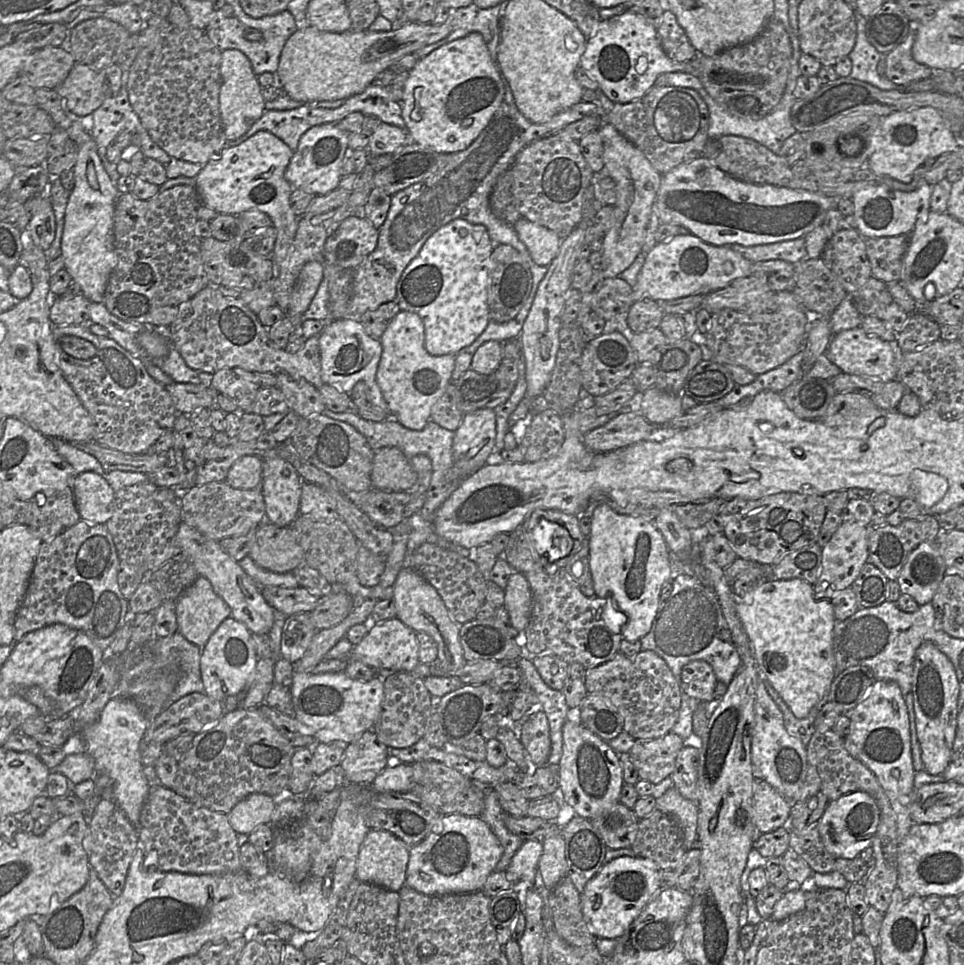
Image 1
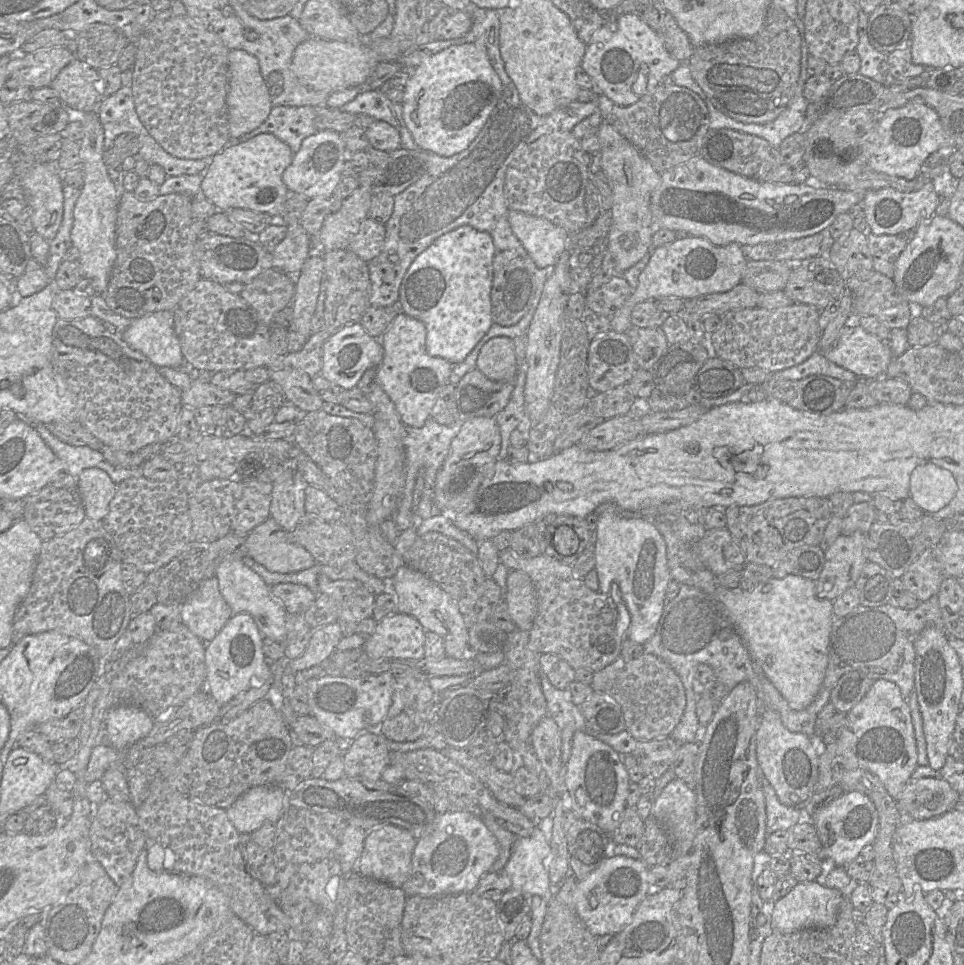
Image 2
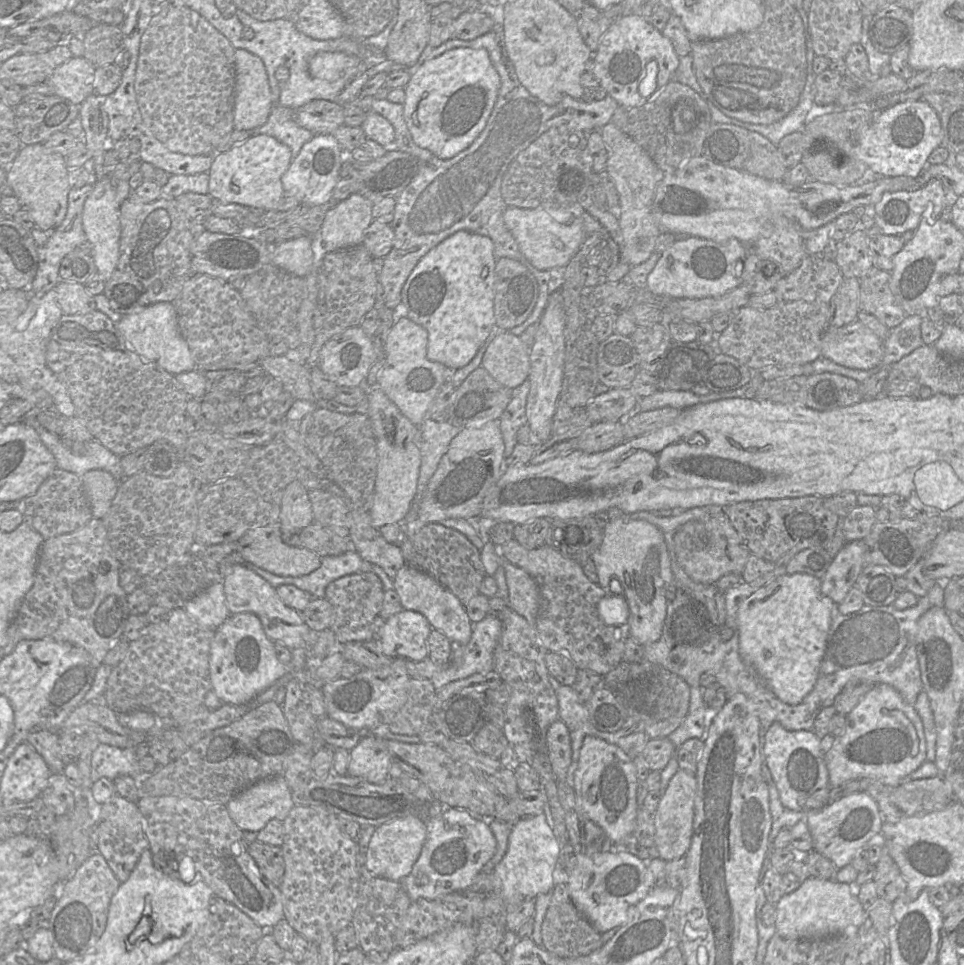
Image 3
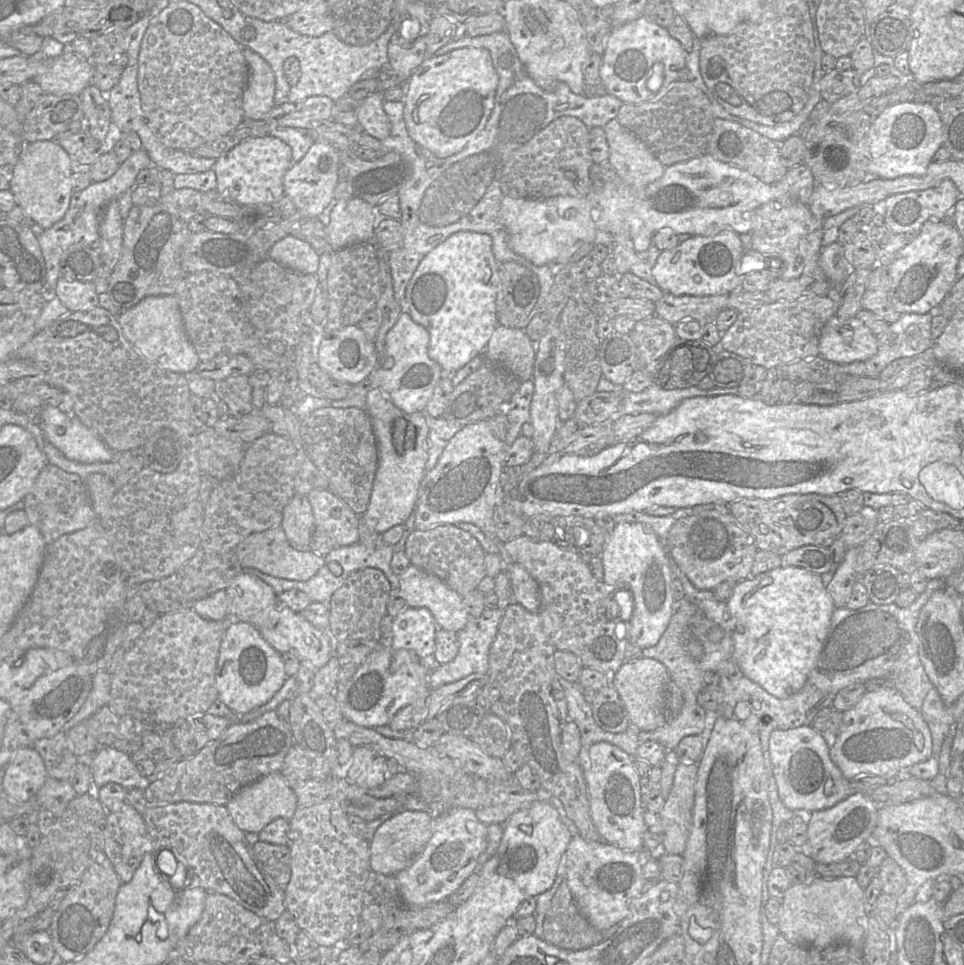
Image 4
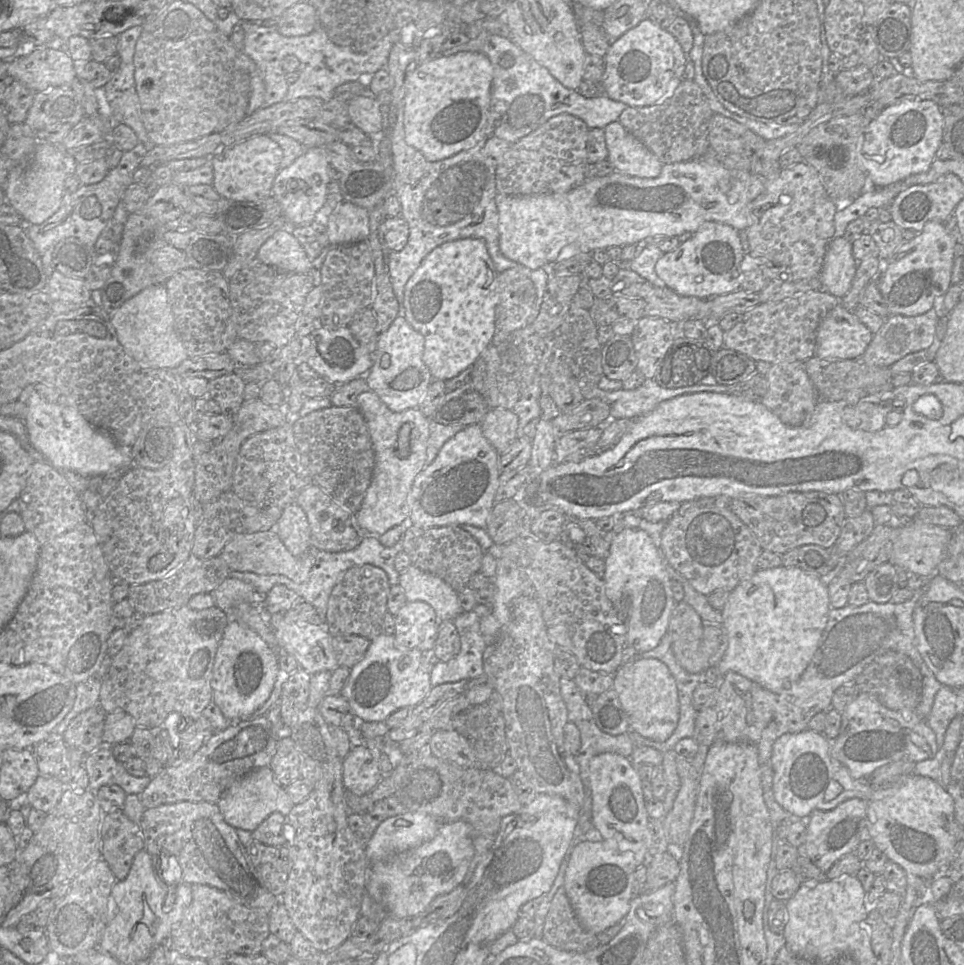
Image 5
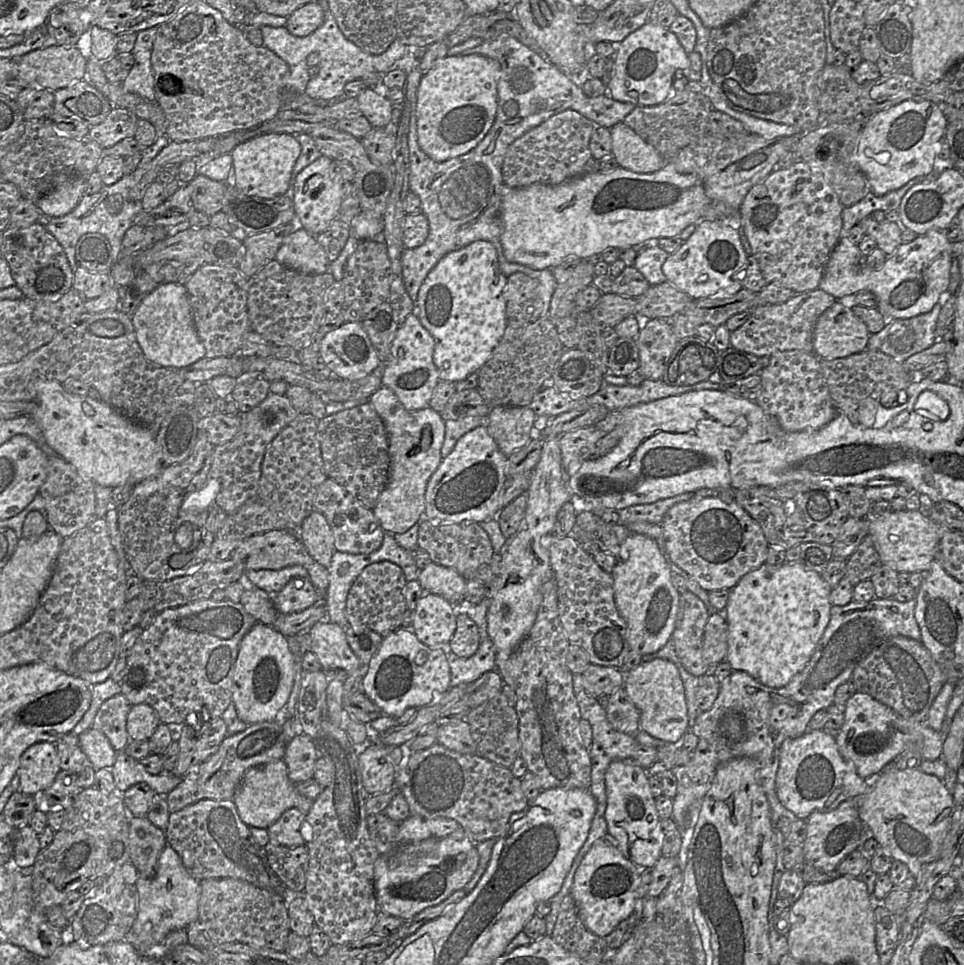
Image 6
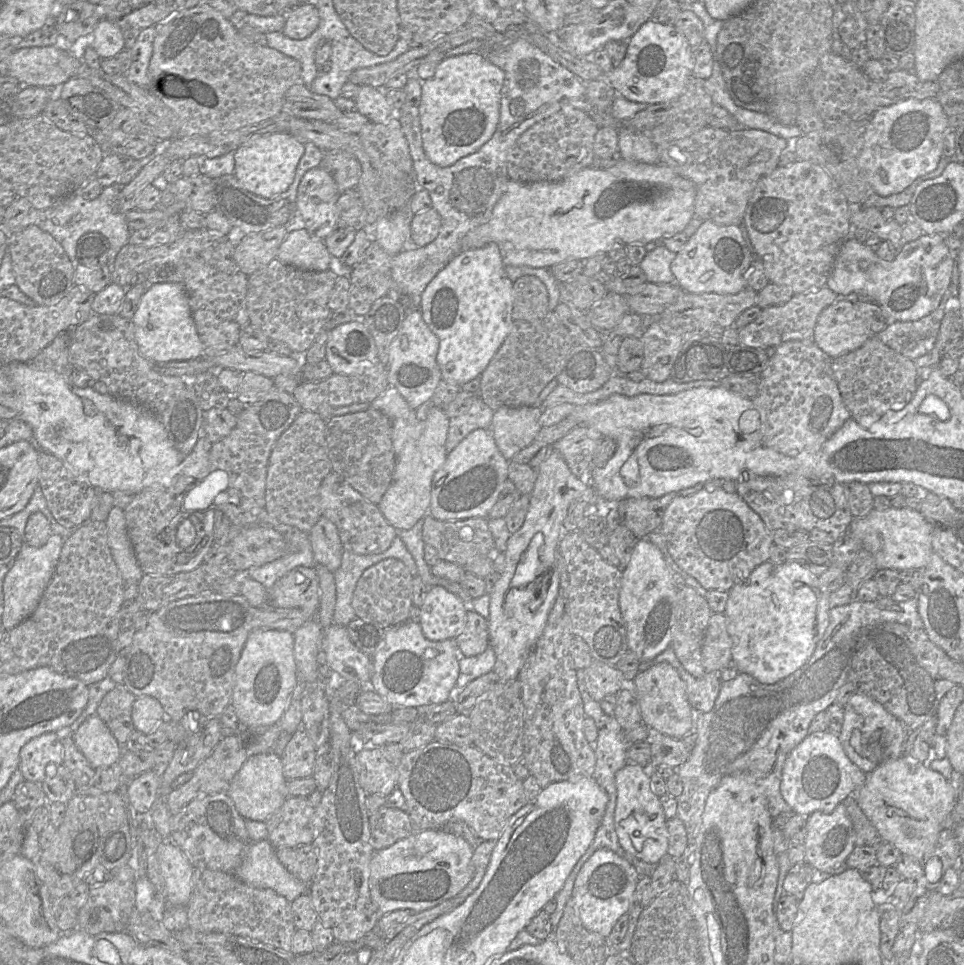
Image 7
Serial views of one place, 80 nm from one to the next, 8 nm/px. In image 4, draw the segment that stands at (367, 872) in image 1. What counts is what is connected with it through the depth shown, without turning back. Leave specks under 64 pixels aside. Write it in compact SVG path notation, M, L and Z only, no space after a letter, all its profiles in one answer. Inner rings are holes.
M402 810L394 813L375 832L369 844L370 869L384 875L395 875L408 867L423 851L433 833L433 818L426 812Z

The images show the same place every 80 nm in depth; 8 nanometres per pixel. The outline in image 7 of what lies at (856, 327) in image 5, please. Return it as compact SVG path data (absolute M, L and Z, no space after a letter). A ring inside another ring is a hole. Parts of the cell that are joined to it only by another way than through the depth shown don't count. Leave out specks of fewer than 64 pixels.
M847 299L826 307L814 328L814 342L832 359L861 347L871 335L856 305Z

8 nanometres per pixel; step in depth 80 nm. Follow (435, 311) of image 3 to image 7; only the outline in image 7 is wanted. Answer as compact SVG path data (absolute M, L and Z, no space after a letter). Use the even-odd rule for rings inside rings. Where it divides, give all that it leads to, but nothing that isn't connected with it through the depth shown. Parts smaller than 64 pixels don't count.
M497 244L463 250L455 255L428 283L421 294L423 320L439 339L436 356L442 379L463 385L480 377L512 329L513 282L505 273L505 265Z

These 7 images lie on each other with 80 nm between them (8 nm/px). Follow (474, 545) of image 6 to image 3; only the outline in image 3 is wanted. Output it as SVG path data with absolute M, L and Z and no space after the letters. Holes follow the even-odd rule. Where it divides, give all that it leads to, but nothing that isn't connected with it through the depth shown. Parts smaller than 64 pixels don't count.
M430 523L424 525L415 535L402 540L400 546L406 565L435 578L457 596L464 606L480 593L482 581L487 576L481 551L461 532L441 523Z

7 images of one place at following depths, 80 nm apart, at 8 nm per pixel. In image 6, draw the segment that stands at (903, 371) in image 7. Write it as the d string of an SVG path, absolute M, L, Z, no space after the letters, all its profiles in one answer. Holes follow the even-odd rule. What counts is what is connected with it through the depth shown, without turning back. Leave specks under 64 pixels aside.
M866 348L844 358L821 360L821 368L834 406L853 424L858 423L857 411L864 403L878 403L892 408L907 401L906 389L911 383L909 372L903 363L880 351Z

